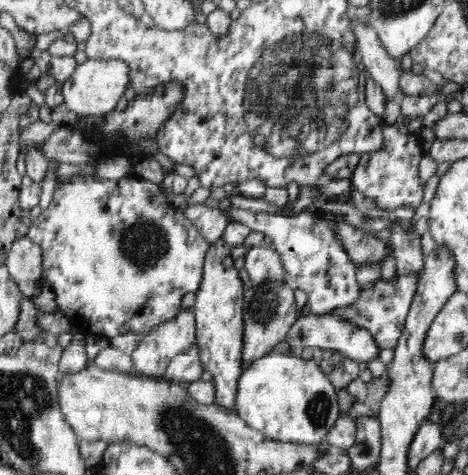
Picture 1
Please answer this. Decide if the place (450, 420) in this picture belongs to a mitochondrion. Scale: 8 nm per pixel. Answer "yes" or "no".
no

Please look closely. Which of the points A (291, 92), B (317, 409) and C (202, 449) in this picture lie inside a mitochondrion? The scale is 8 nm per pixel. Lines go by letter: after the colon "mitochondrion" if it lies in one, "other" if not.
A: mitochondrion
B: mitochondrion
C: mitochondrion

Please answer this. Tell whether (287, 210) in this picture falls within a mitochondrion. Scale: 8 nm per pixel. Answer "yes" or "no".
no

